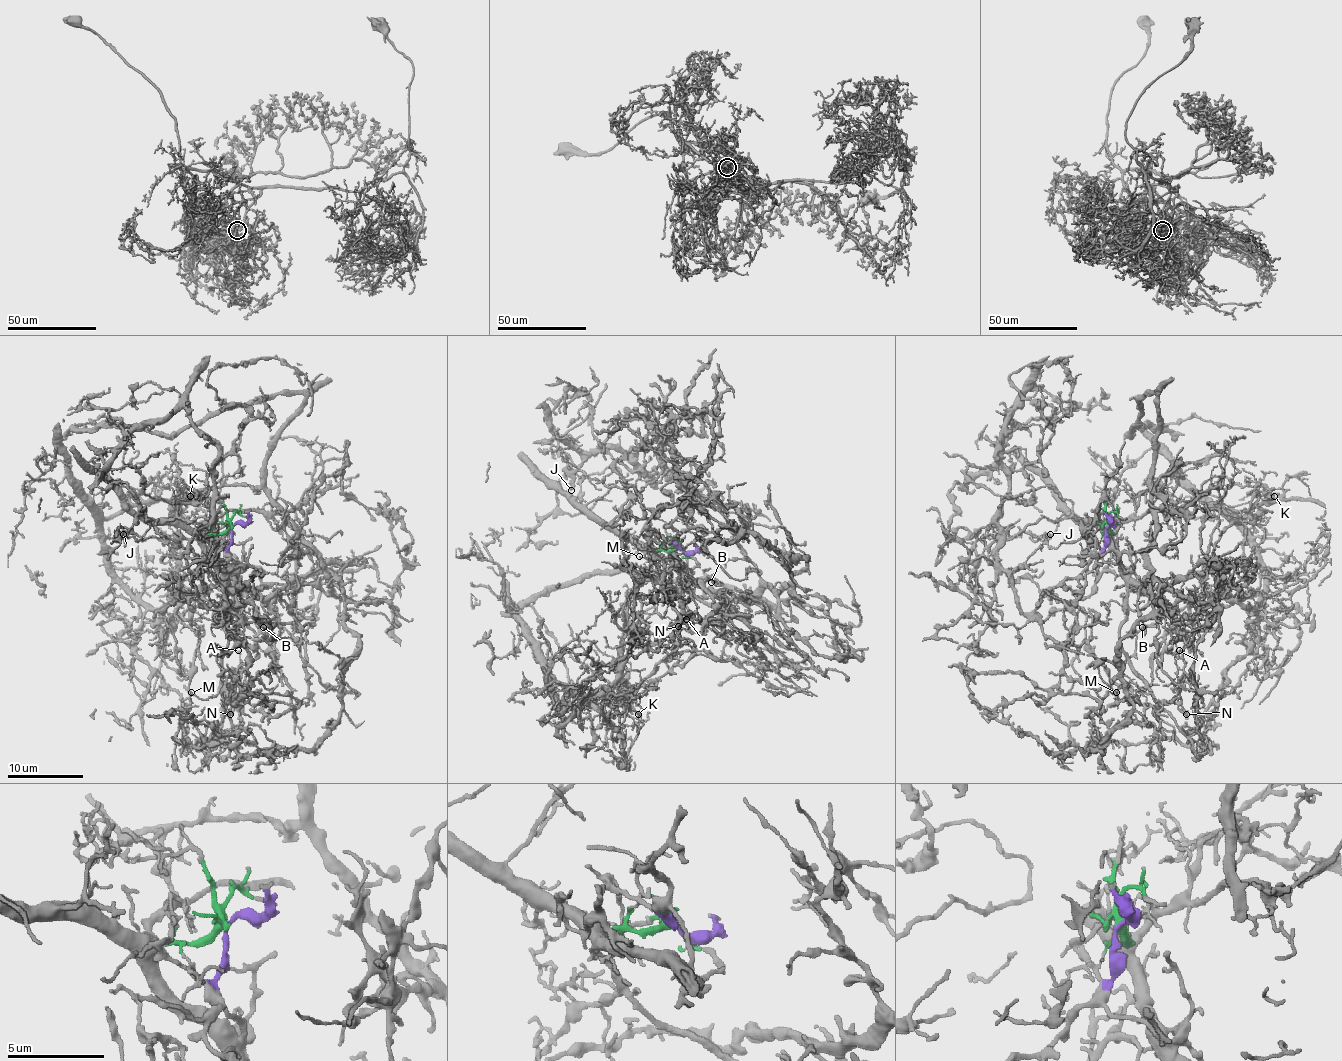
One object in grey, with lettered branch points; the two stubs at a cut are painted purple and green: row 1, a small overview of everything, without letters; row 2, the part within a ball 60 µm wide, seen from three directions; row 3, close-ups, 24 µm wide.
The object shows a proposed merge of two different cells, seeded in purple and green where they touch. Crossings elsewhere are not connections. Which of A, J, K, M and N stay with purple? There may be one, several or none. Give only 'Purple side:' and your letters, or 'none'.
Purple side: none

